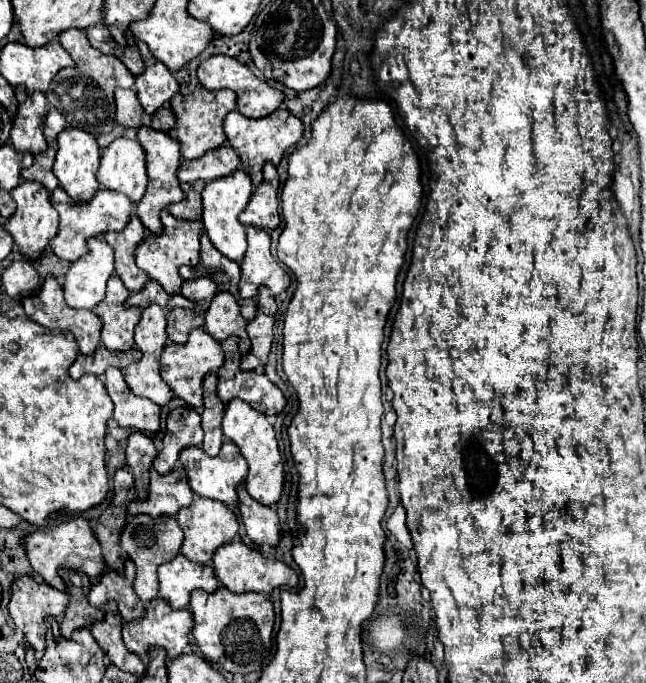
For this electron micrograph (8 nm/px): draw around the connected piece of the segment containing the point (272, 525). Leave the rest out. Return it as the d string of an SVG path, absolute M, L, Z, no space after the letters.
M243 486L237 488L237 494L239 494L241 522L247 530L247 536L259 546L263 546L263 544L275 546L281 538L281 526L279 526L275 508L255 502Z

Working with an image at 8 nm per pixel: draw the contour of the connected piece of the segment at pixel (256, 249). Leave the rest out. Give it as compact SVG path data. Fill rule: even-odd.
M247 226L247 242L249 242L249 248L243 260L239 262L241 266L239 296L255 298L259 286L269 288L269 292L277 296L289 286L291 280L287 270L283 270L269 252L269 246L271 246L269 234L257 226Z

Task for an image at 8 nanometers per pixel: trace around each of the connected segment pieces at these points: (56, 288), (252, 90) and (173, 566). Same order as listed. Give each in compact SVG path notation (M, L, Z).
M49 274L45 278L45 282L41 284L39 292L21 298L21 304L25 308L27 318L31 318L33 322L37 322L37 324L41 324L41 326L45 326L49 330L69 330L69 332L73 332L81 354L93 354L95 348L101 344L101 338L99 338L101 320L99 320L99 316L95 312L91 312L91 310L73 310L71 306L67 306L65 300L63 300L63 288L59 286L55 276Z
M221 54L209 56L205 62L199 64L197 78L199 78L199 84L205 86L207 90L231 88L237 94L237 110L247 118L263 118L265 114L271 114L273 110L277 110L281 106L281 102L283 102L281 90L275 90L267 82L259 80L245 64L239 64L231 56L221 56Z
M183 554L173 558L173 562L167 562L165 566L161 566L161 570L159 570L159 596L165 598L175 610L187 608L189 594L197 588L201 588L205 592L215 592L219 588L219 580L215 578L211 566L201 566L197 562L189 562L189 558L185 558Z

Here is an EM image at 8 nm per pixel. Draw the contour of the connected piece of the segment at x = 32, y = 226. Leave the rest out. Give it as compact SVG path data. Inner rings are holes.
M21 180L19 186L15 186L11 190L11 198L17 204L15 214L5 222L5 230L13 236L19 252L31 260L39 258L39 254L47 248L49 240L57 234L57 222L59 222L59 214L57 210L51 206L49 202L49 192L45 190L45 186L41 186L39 182L27 182Z

